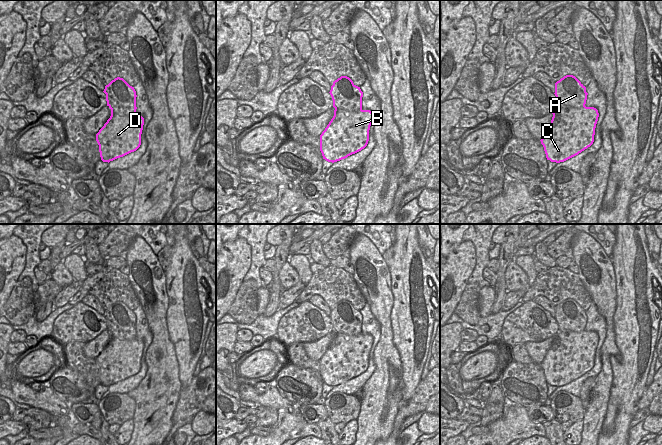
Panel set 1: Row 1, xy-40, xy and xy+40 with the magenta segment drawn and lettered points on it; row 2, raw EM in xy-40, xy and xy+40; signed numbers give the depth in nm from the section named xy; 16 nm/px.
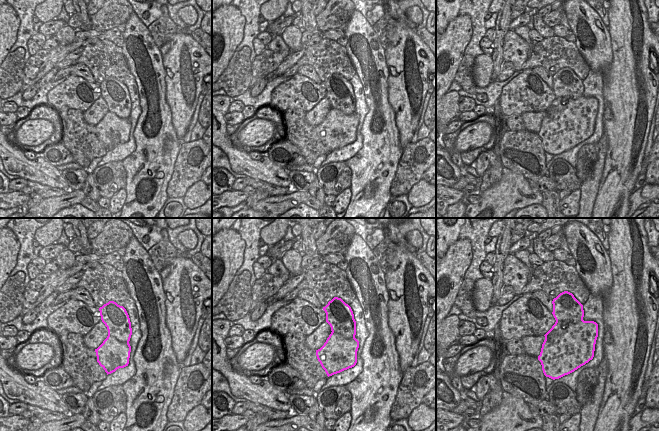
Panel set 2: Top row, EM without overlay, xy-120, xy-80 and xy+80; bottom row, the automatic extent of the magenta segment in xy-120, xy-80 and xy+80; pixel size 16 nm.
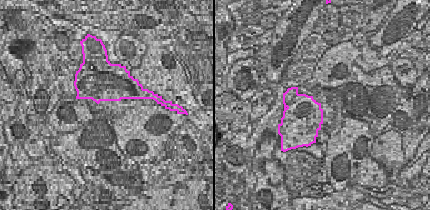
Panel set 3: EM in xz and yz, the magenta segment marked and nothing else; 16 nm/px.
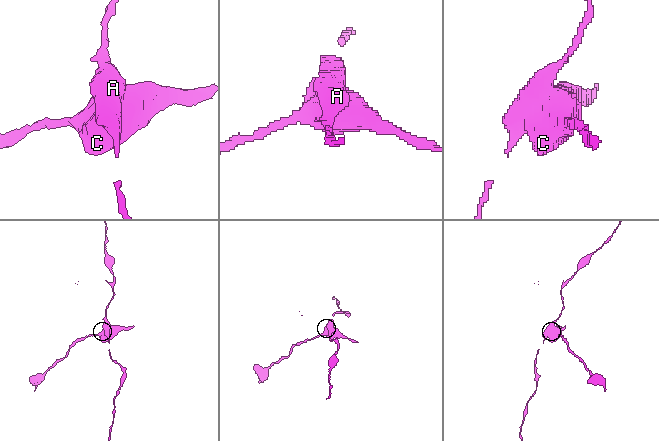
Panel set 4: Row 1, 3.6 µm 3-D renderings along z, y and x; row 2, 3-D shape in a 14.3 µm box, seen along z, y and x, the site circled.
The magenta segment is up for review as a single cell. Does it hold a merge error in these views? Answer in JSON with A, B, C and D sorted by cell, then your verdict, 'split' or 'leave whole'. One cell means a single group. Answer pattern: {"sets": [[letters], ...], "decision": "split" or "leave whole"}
{"sets": [["A"], ["B", "C", "D"]], "decision": "split"}

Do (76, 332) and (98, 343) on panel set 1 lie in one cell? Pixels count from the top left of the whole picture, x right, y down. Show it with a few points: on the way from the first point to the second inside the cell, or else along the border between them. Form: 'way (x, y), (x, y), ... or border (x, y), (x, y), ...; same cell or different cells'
border (106, 328), (85, 343); different cells

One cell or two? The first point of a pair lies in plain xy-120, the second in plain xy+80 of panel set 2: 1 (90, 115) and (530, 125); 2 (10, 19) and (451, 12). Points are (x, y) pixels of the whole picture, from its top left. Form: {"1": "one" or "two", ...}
{"1": "one", "2": "two"}

